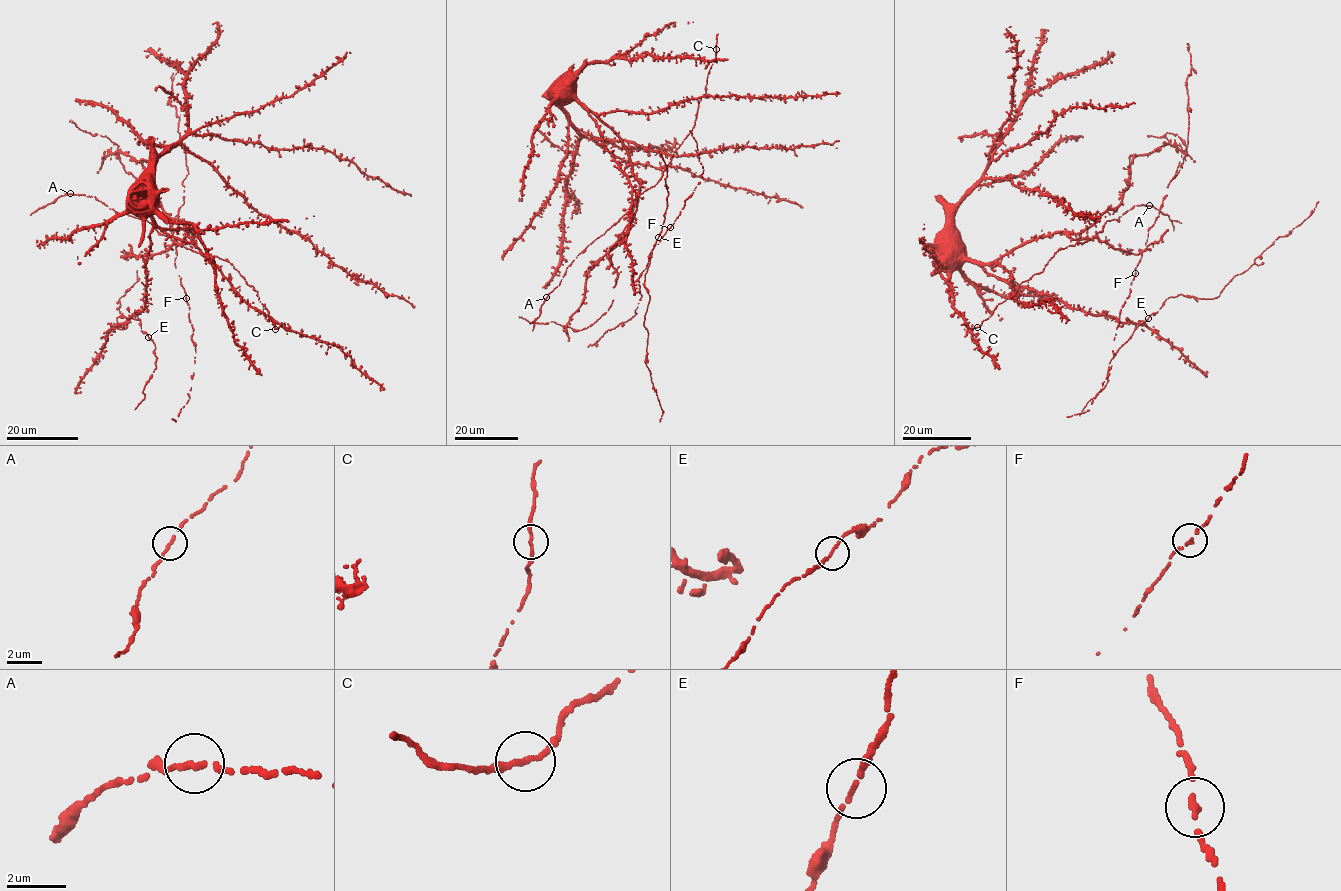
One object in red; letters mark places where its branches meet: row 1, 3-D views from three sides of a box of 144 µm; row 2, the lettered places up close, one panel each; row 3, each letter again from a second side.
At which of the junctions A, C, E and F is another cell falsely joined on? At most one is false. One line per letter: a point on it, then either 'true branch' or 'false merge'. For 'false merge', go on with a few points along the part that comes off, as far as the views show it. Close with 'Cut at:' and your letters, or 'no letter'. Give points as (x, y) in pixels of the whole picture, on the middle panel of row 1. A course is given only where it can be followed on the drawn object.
A: (546, 297) | true branch
C: (716, 49) | true branch
E: (658, 237) | true branch
F: (670, 227) | true branch
Cut at: no letter

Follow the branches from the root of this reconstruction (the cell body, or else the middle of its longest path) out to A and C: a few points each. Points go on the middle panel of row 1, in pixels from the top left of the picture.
A: (612, 130), (624, 145), (632, 173), (640, 183), (636, 202), (577, 255), (560, 285), (546, 297)
C: (612, 130), (624, 145), (632, 173), (640, 183), (637, 197), (656, 184), (672, 155), (693, 127), (716, 49)

